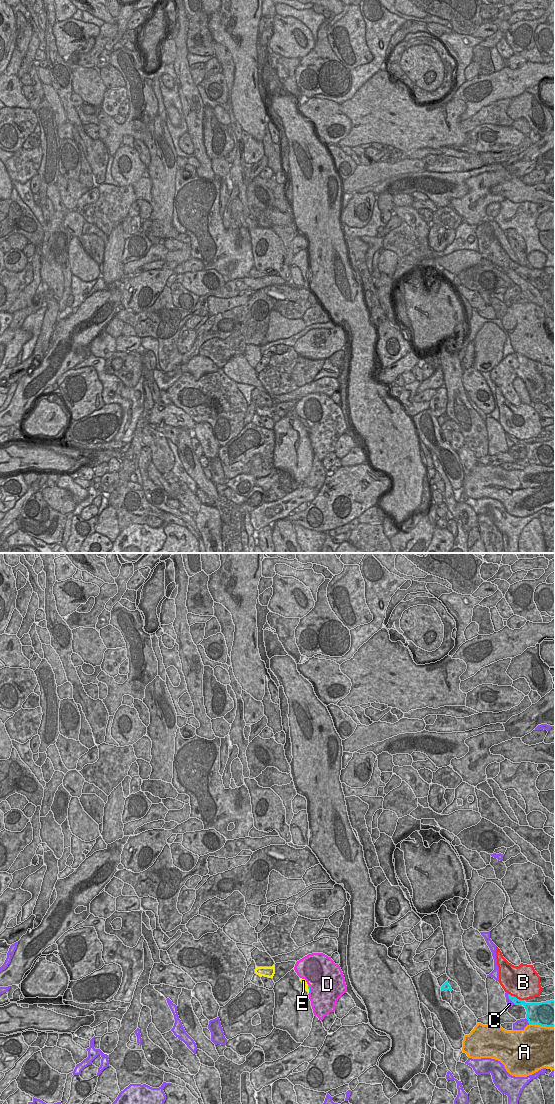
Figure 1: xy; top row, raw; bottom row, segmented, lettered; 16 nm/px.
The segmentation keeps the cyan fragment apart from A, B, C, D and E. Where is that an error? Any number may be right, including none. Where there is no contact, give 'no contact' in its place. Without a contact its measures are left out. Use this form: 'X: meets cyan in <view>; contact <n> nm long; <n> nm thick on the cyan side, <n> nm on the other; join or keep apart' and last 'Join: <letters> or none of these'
A: meets cyan in xy; contact 420 nm long; 420 nm thick on the cyan side, 480 nm on the other; keep apart
B: meets cyan in xy; contact 280 nm long; 100 nm thick on the cyan side, 480 nm on the other; keep apart
C: meets cyan in xy; contact 220 nm long; 100 nm thick on the cyan side, 100 nm on the other; keep apart
D: meets cyan in xy; contact 140 nm long; 30 nm thick on the cyan side, 480 nm on the other; keep apart
E: meets cyan in xy; contact 120 nm long; 30 nm thick on the cyan side, 70 nm on the other; join
Join: E

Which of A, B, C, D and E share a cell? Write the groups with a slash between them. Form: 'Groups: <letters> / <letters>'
Groups: A / B / C / D / E.

